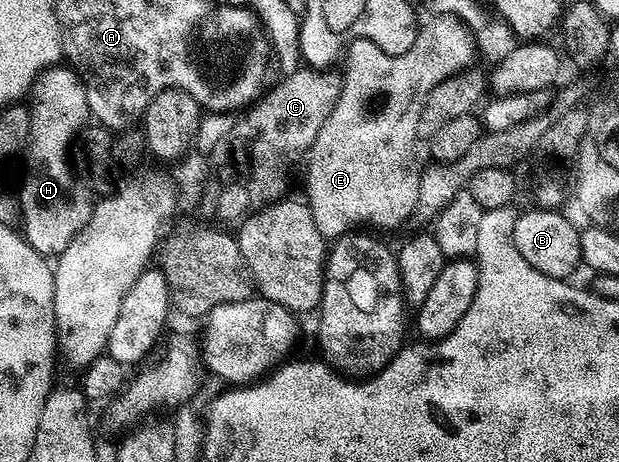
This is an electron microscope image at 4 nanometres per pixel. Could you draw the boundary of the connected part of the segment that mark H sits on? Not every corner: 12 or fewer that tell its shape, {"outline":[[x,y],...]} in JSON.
{"outline":[[68,66],[27,105],[22,235],[55,258],[92,213],[68,161],[90,113]]}

